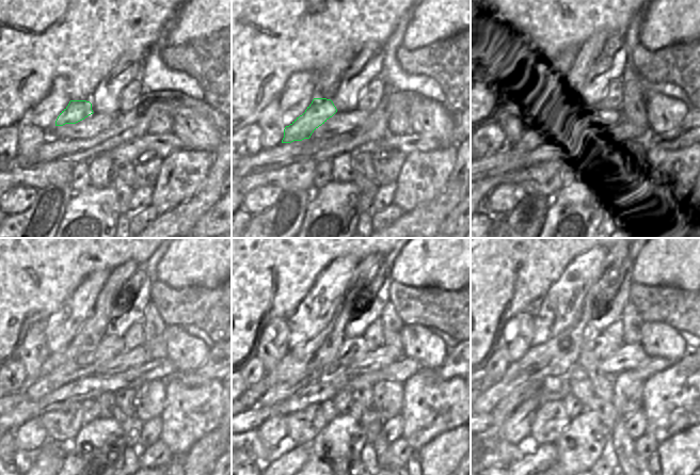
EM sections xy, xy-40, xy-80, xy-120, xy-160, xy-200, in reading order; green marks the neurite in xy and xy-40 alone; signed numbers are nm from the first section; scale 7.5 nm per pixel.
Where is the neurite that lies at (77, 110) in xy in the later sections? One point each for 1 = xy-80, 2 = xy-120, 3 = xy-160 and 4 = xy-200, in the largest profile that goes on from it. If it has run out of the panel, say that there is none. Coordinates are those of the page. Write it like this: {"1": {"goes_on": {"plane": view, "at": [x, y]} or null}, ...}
{"1": {"goes_on": {"plane": "xy-80", "at": [556, 119]}}, "2": {"goes_on": {"plane": "xy-120", "at": [109, 347]}}, "3": {"goes_on": {"plane": "xy-160", "at": [352, 348]}}, "4": {"goes_on": {"plane": "xy-200", "at": [492, 449]}}}

